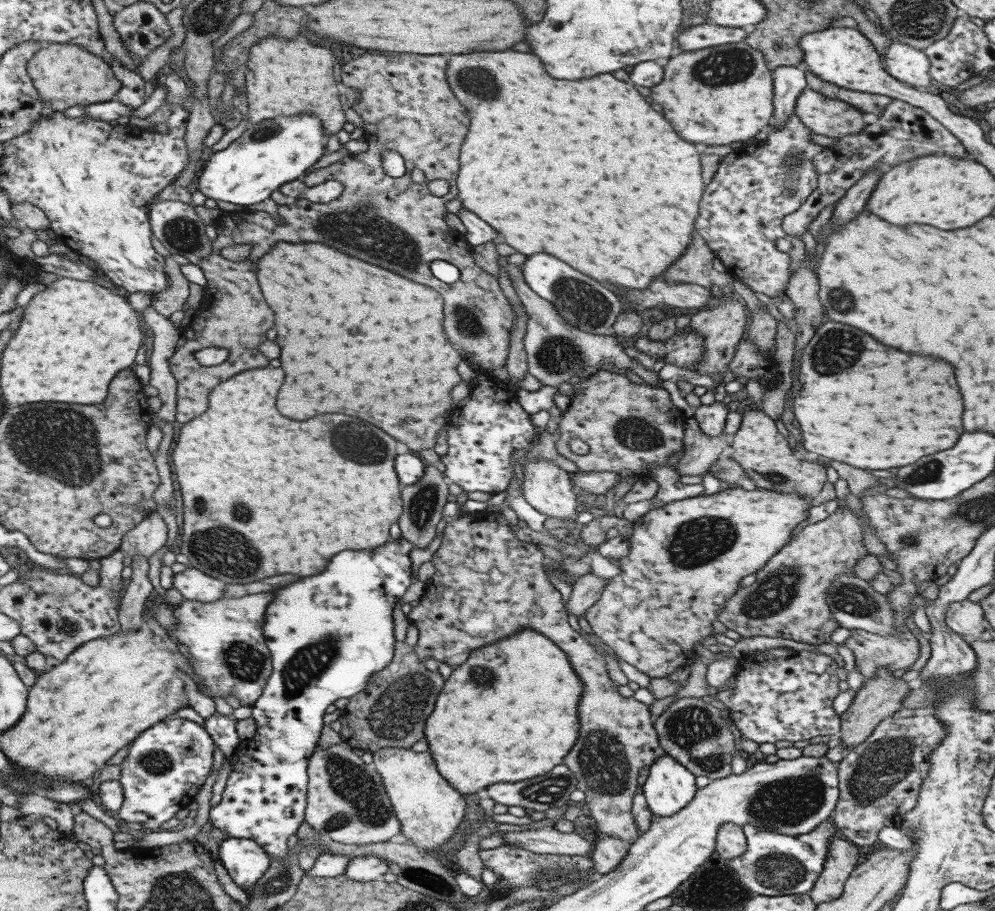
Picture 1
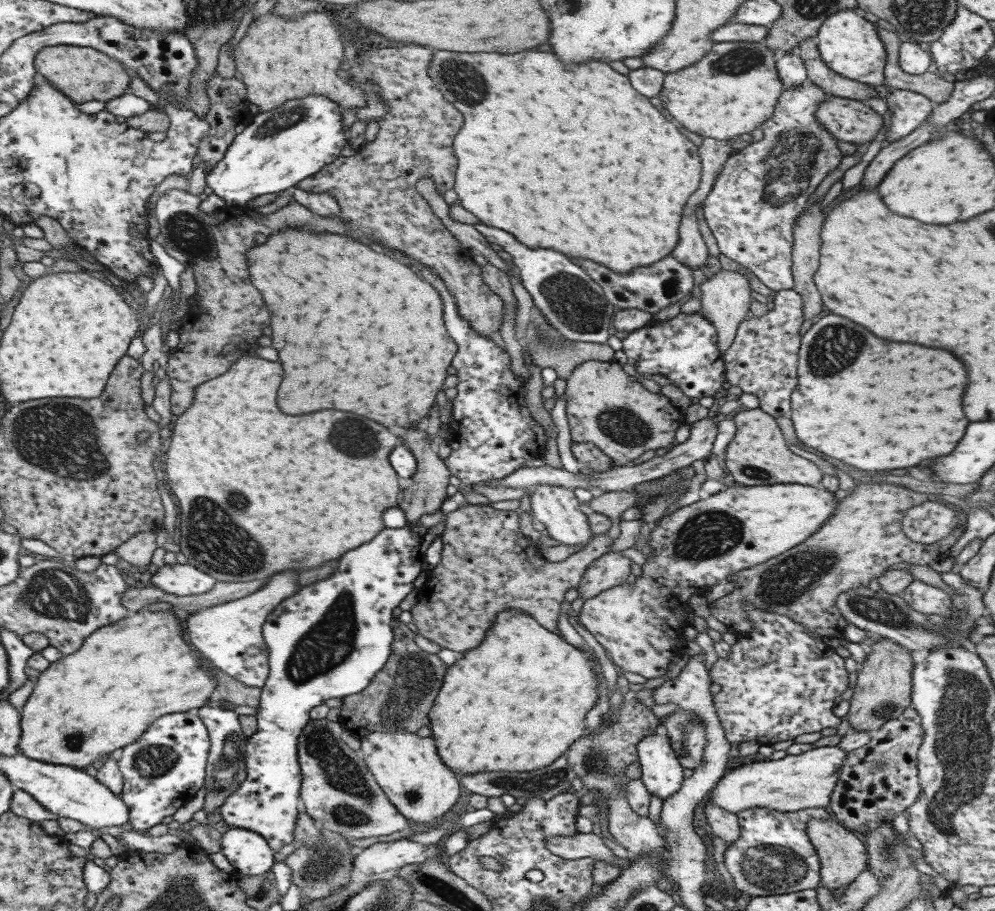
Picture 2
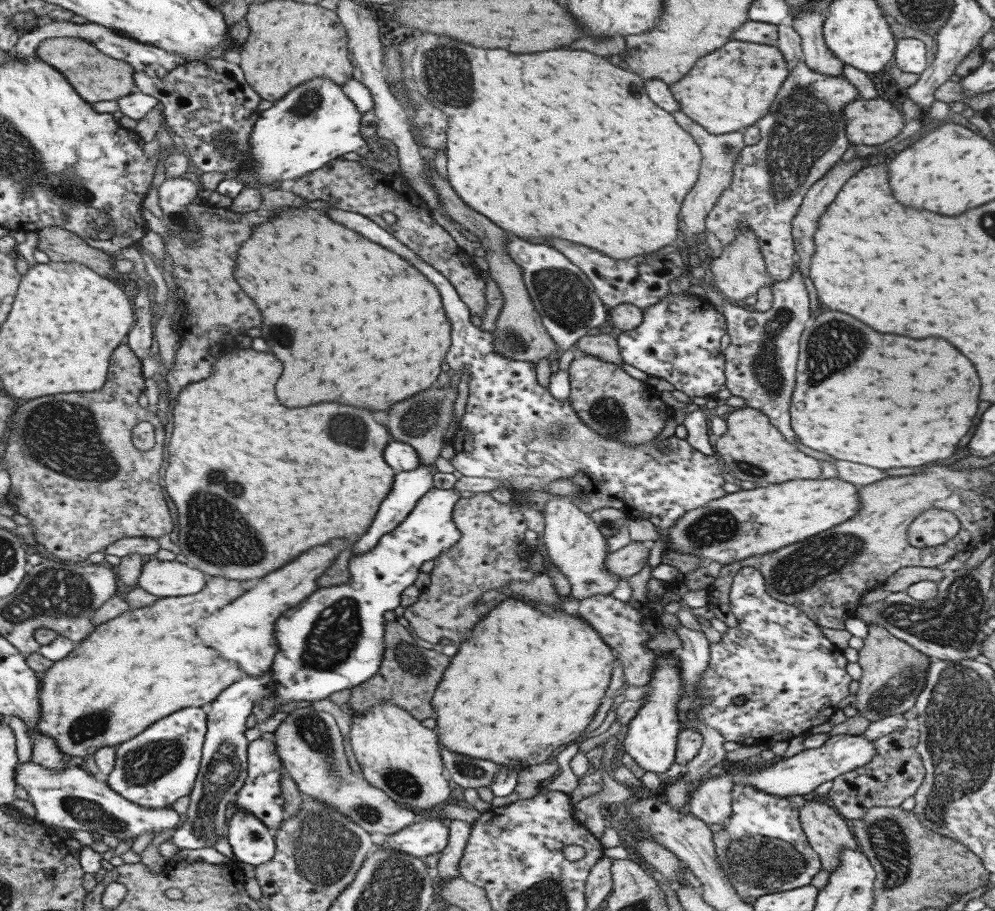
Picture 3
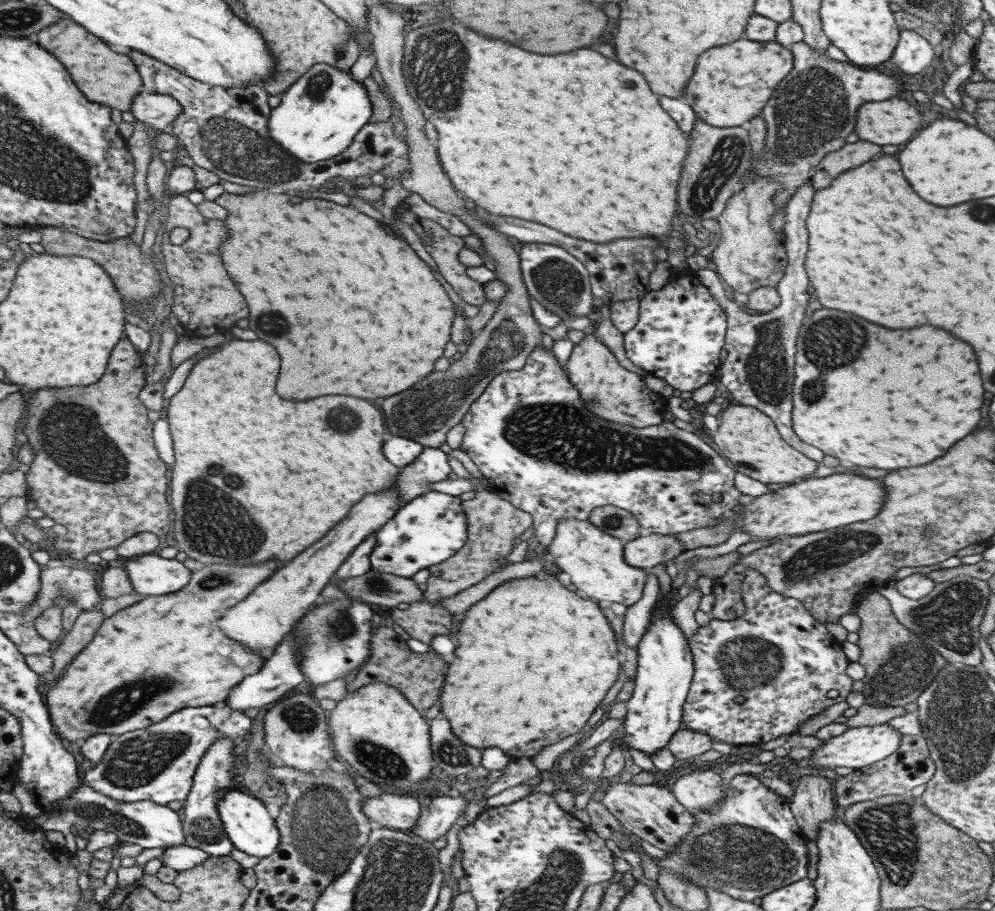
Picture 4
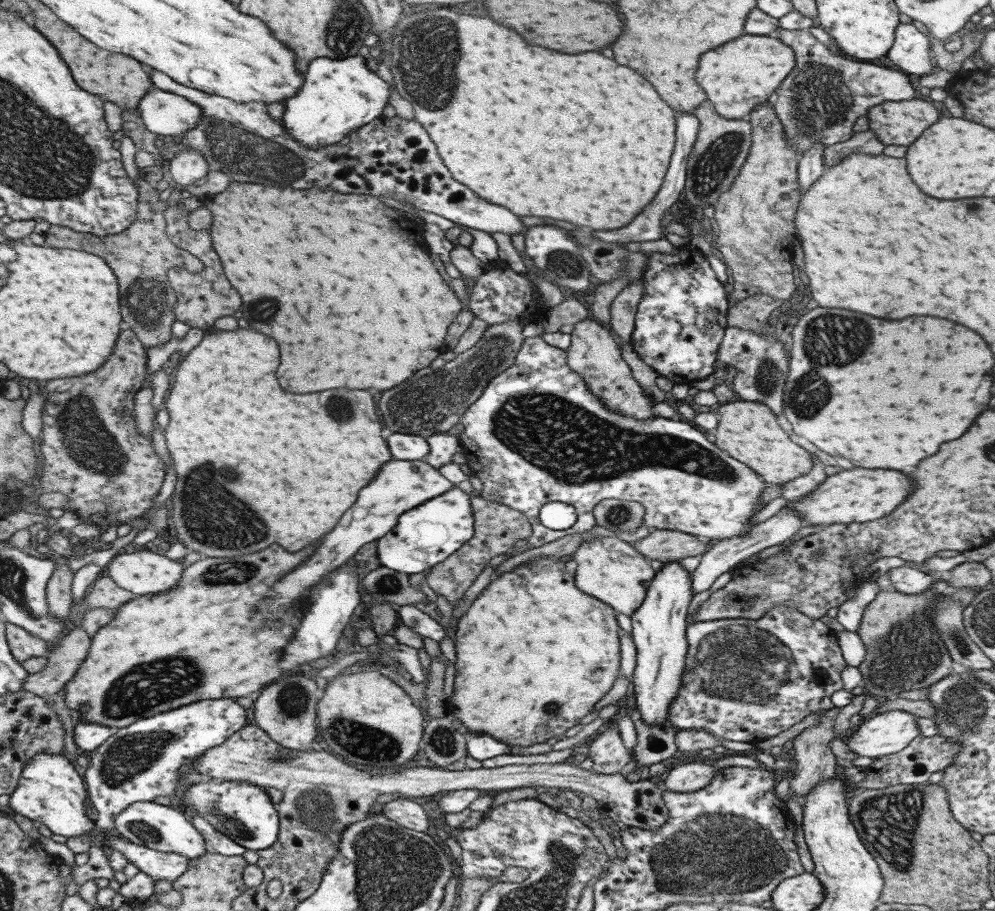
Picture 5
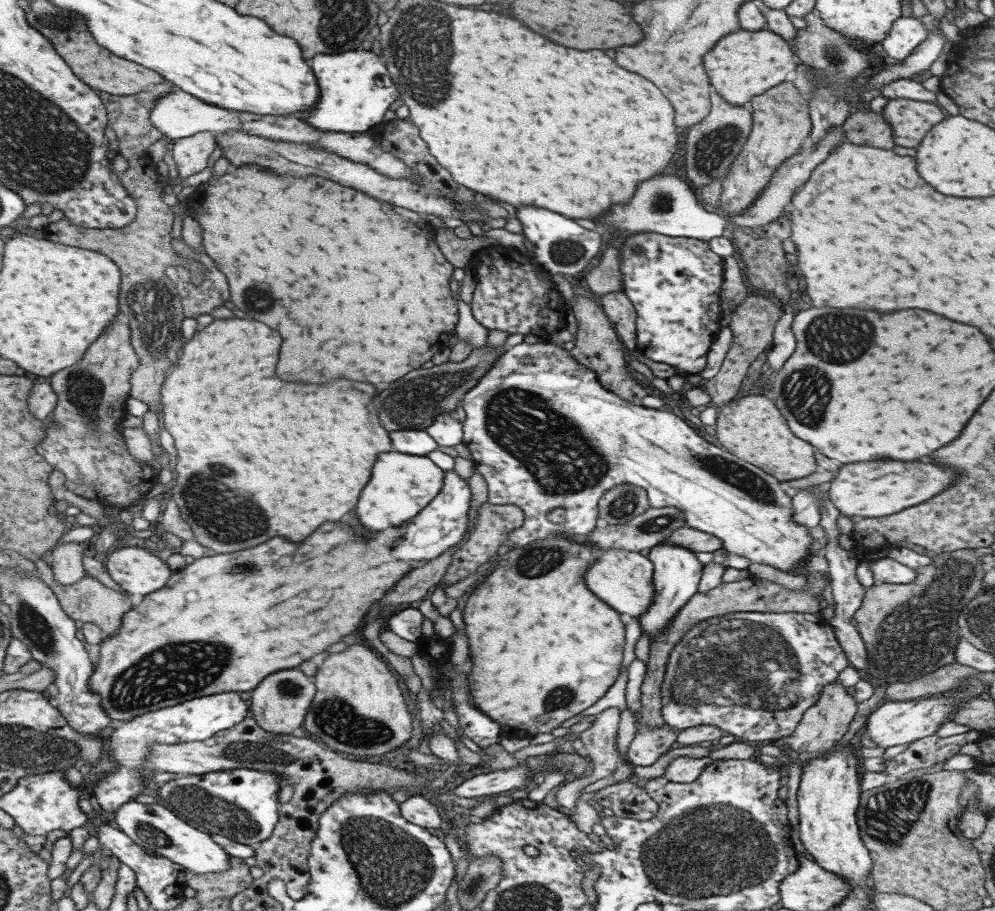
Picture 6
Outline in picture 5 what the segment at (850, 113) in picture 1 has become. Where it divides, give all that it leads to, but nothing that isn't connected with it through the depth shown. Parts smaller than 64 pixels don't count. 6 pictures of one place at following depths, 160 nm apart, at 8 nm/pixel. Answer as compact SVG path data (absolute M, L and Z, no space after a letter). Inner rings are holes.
M922 99L909 100L888 100L871 108L868 108L865 116L869 118L868 129L874 132L874 135L879 136L879 142L883 142L884 146L888 144L897 144L897 146L909 146L927 126L931 126L937 120L936 104L931 101Z

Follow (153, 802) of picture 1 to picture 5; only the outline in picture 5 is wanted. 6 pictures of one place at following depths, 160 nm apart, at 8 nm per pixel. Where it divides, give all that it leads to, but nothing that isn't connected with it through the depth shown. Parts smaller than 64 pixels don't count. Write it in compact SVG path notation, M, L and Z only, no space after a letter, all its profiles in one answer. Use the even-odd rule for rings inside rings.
M232 698L199 700L193 704L179 706L175 710L158 712L153 716L134 720L129 726L118 728L115 734L109 735L109 738L91 753L90 763L81 774L86 788L86 802L93 806L97 814L93 822L95 830L102 835L113 834L115 816L121 814L127 806L140 801L153 802L155 798L161 796L166 798L173 796L179 790L177 782L183 779L179 768L191 764L192 758L199 756L208 748L221 744L238 731L246 724L246 712L247 710Z

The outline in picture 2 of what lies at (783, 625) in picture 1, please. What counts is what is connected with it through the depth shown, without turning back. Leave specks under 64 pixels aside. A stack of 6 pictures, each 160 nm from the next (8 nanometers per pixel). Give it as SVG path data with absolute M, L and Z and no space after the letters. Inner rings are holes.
M867 483L854 485L853 490L848 495L837 501L836 510L817 532L808 536L803 542L792 546L789 550L763 562L763 564L731 573L730 578L727 577L725 581L734 582L736 589L710 604L713 610L711 615L735 634L749 632L752 630L752 624L748 621L744 610L741 609L742 603L739 602L739 600L745 600L745 603L754 604L758 609L763 609L769 614L788 616L792 621L797 621L802 624L802 627L808 628L819 638L827 636L843 639L847 622L836 607L838 594L852 588L867 587L871 580L876 580L877 576L889 571L889 568L894 564L905 562L911 565L928 566L936 556L941 556L942 552L948 554L951 545L957 542L959 536L962 535L964 526L959 523L948 537L941 539L937 544L922 545L909 540L901 532L901 519L908 508L917 506L926 500L945 503L939 498L939 495L919 493L909 488L903 488L903 486L895 486L895 484Z

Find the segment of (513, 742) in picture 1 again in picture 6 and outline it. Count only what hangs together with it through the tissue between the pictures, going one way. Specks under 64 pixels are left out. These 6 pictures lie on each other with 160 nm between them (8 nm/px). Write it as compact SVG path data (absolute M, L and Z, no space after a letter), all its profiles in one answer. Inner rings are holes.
M551 535L541 540L534 540L528 545L509 548L506 552L507 560L501 560L483 582L475 590L470 592L465 606L463 606L462 621L464 622L464 635L467 638L469 648L468 687L470 690L470 701L486 717L491 718L500 726L502 736L513 736L515 738L529 738L539 733L549 733L557 728L561 722L579 714L585 708L589 708L594 702L605 694L605 691L615 682L620 672L622 650L624 649L624 624L620 614L613 610L602 600L595 598L583 582L583 572L595 563L596 555L593 546L587 543L573 541L565 535Z

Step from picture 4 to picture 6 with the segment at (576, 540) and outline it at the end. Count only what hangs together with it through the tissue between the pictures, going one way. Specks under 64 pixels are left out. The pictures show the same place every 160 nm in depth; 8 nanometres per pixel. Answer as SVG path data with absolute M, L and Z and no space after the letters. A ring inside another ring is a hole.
M605 548L603 553L597 553L595 563L585 571L585 584L599 600L620 615L637 617L647 610L654 595L652 572L652 563L638 552L629 552L622 548Z

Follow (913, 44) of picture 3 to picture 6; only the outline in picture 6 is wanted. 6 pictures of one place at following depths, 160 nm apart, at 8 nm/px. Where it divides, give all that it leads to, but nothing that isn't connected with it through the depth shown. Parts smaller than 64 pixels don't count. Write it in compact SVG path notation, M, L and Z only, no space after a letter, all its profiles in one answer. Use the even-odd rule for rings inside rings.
M900 16L896 18L880 42L885 54L895 60L903 60L909 53L927 38L928 32L923 23L911 17Z

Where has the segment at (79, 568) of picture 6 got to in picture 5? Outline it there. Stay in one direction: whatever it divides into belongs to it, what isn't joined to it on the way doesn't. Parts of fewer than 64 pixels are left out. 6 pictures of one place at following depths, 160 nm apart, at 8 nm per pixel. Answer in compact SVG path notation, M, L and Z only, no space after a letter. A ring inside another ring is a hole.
M61 555L52 556L55 570L46 582L46 603L48 611L58 619L70 613L72 605L71 583L74 572L68 567L67 559Z

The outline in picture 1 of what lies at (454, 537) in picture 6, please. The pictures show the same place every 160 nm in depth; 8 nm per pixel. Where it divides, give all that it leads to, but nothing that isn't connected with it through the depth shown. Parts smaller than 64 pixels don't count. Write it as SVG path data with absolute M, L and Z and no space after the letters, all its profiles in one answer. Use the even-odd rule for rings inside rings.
M399 537L396 541L387 539L381 546L363 552L337 552L321 574L301 578L281 588L267 606L261 632L270 652L272 669L262 693L250 706L255 734L250 739L242 739L234 759L228 759L231 773L221 800L208 811L209 822L227 837L253 840L270 858L278 861L286 858L287 838L304 820L307 757L319 740L325 708L337 698L349 698L361 692L372 674L385 668L393 658L392 612L395 602L413 580L407 556L413 548Z

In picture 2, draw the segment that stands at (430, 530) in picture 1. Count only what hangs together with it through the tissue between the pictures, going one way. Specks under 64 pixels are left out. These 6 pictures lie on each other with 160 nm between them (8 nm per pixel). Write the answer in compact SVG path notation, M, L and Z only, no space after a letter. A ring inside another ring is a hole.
M415 424L415 430L411 426L403 434L404 446L412 452L413 458L416 460L416 469L409 480L403 483L398 501L398 507L405 513L406 524L411 526L418 521L421 515L439 510L443 498L447 496L445 487L448 485L447 479L450 476L450 472L443 464L443 459L439 458L436 453L435 442L430 441L427 434L419 432L418 428L419 426Z

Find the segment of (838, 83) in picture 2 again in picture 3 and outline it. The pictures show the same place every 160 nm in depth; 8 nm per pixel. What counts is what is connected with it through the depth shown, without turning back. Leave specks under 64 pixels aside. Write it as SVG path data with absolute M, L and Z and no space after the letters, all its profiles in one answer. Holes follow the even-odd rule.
M799 9L789 25L800 36L800 47L807 68L827 76L841 76L843 63L827 48L822 37L824 17L817 11Z

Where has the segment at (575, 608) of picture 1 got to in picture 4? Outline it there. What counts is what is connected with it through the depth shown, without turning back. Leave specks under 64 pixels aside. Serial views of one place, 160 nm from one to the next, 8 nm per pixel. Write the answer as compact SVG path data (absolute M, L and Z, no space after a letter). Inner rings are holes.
M643 533L627 541L623 547L623 562L633 568L650 570L684 552L684 548L673 535Z

